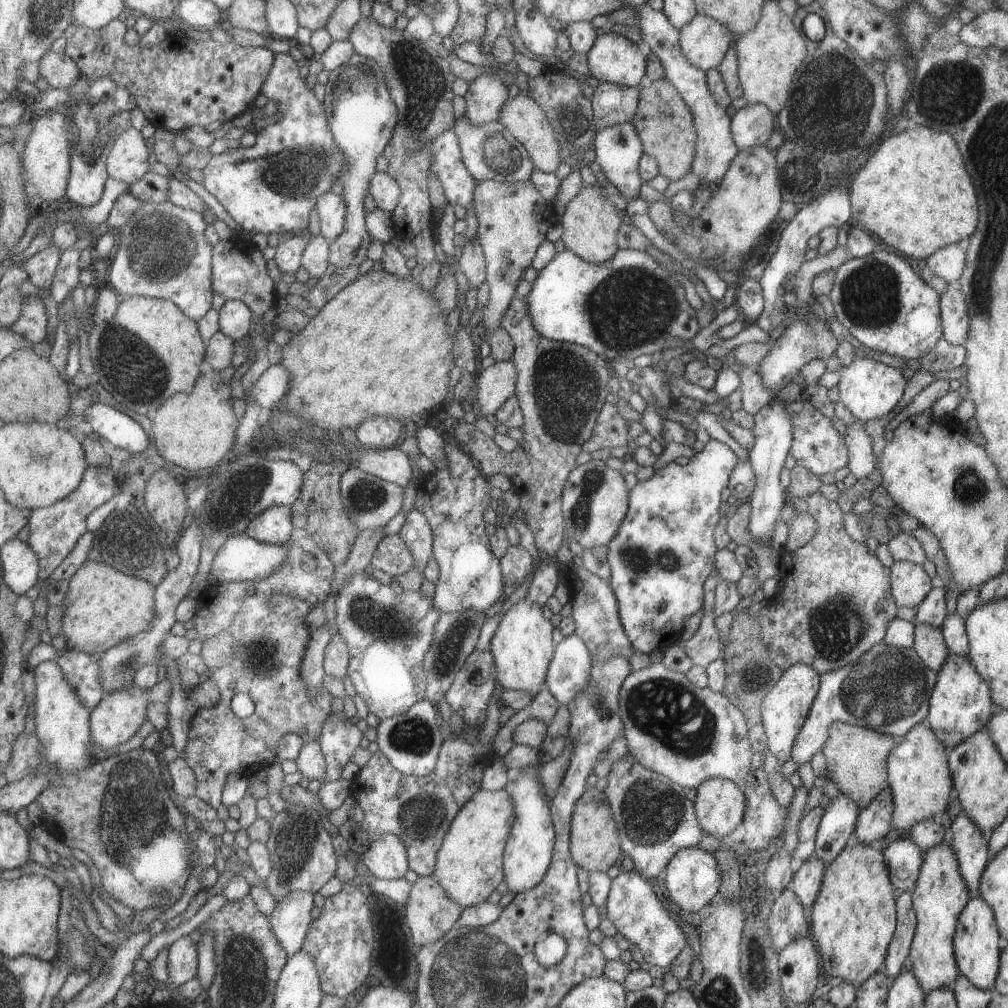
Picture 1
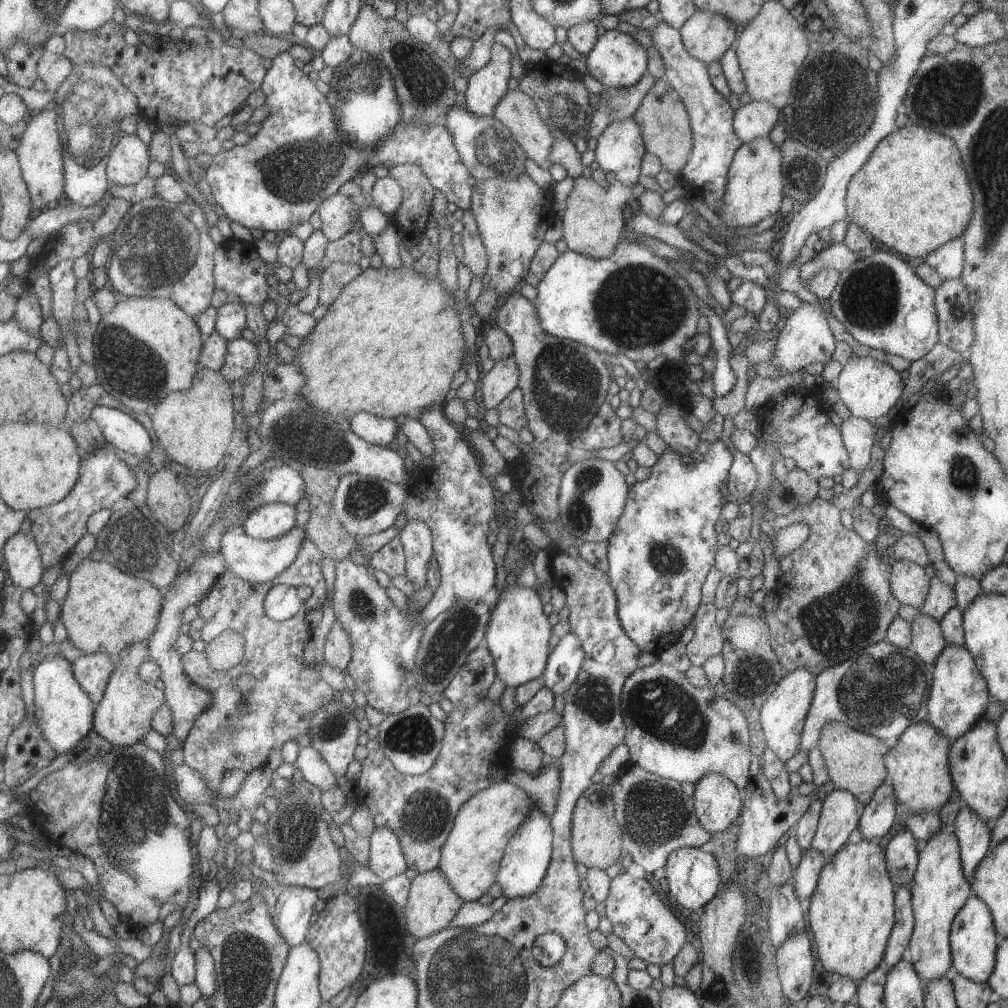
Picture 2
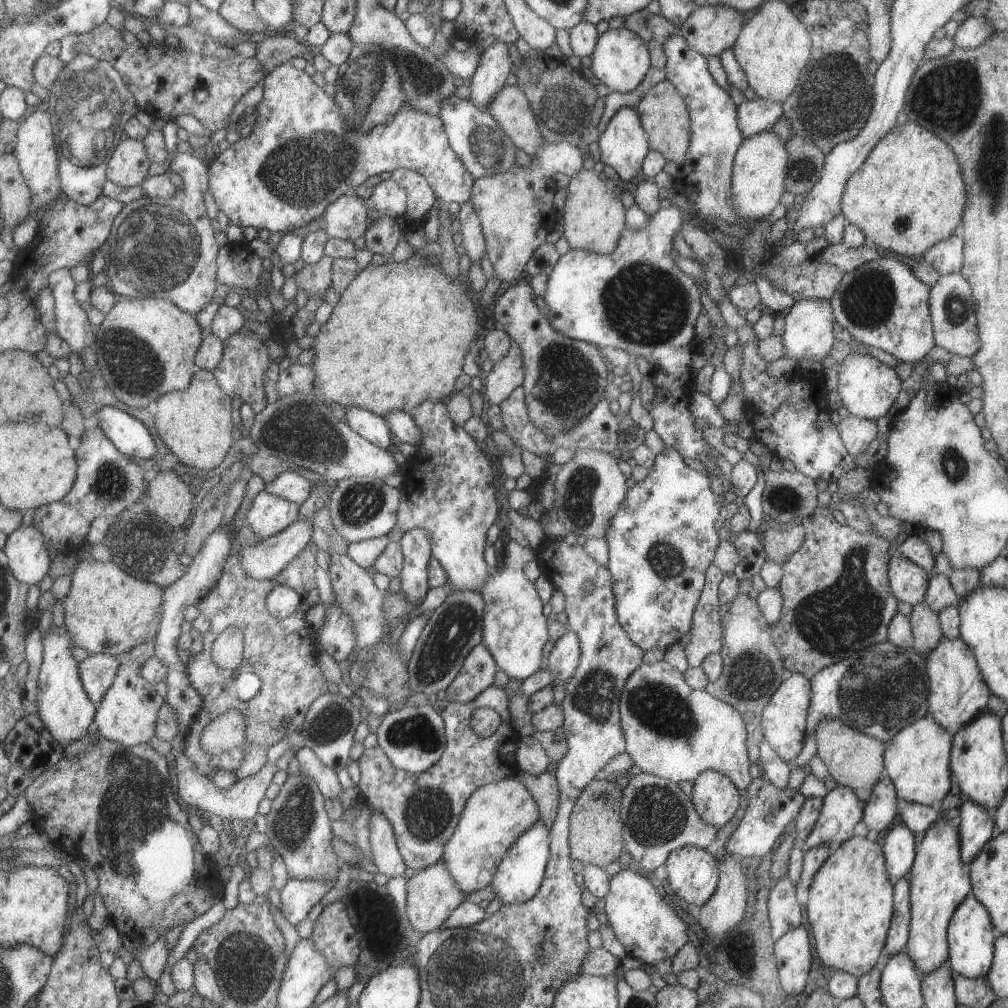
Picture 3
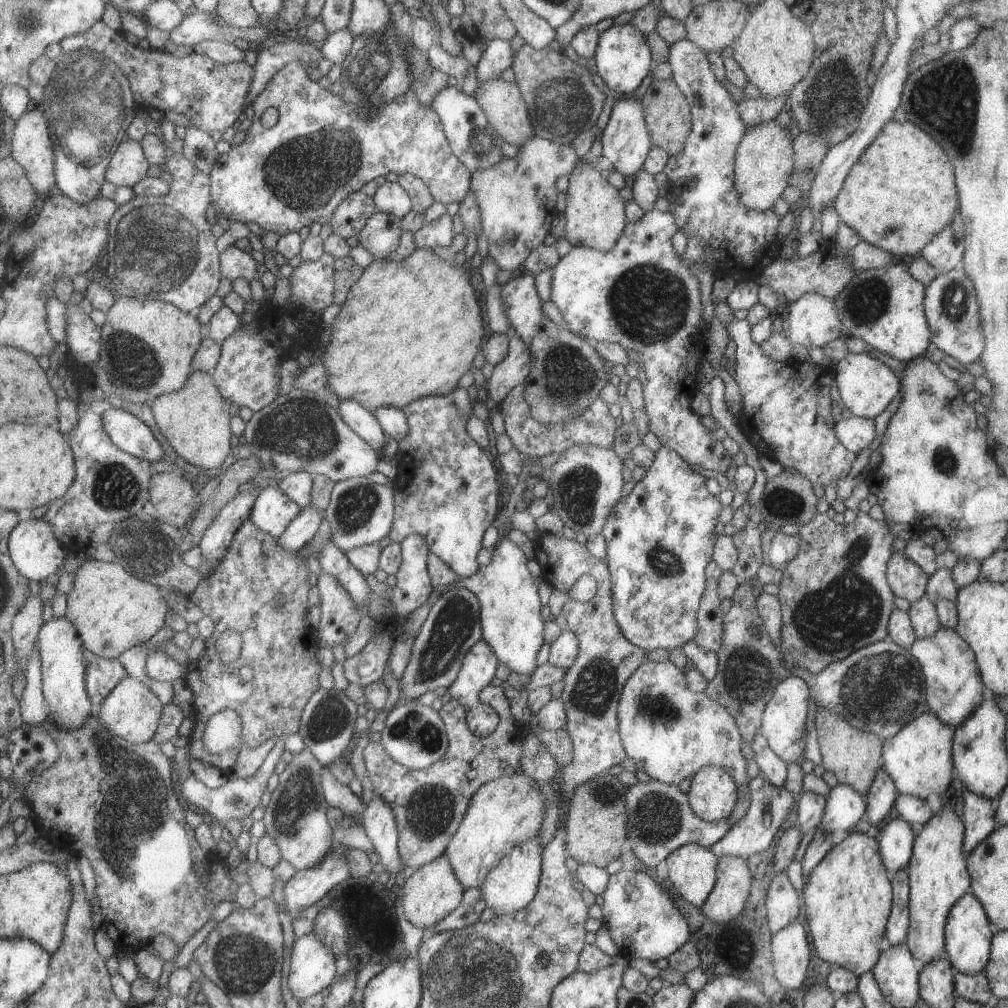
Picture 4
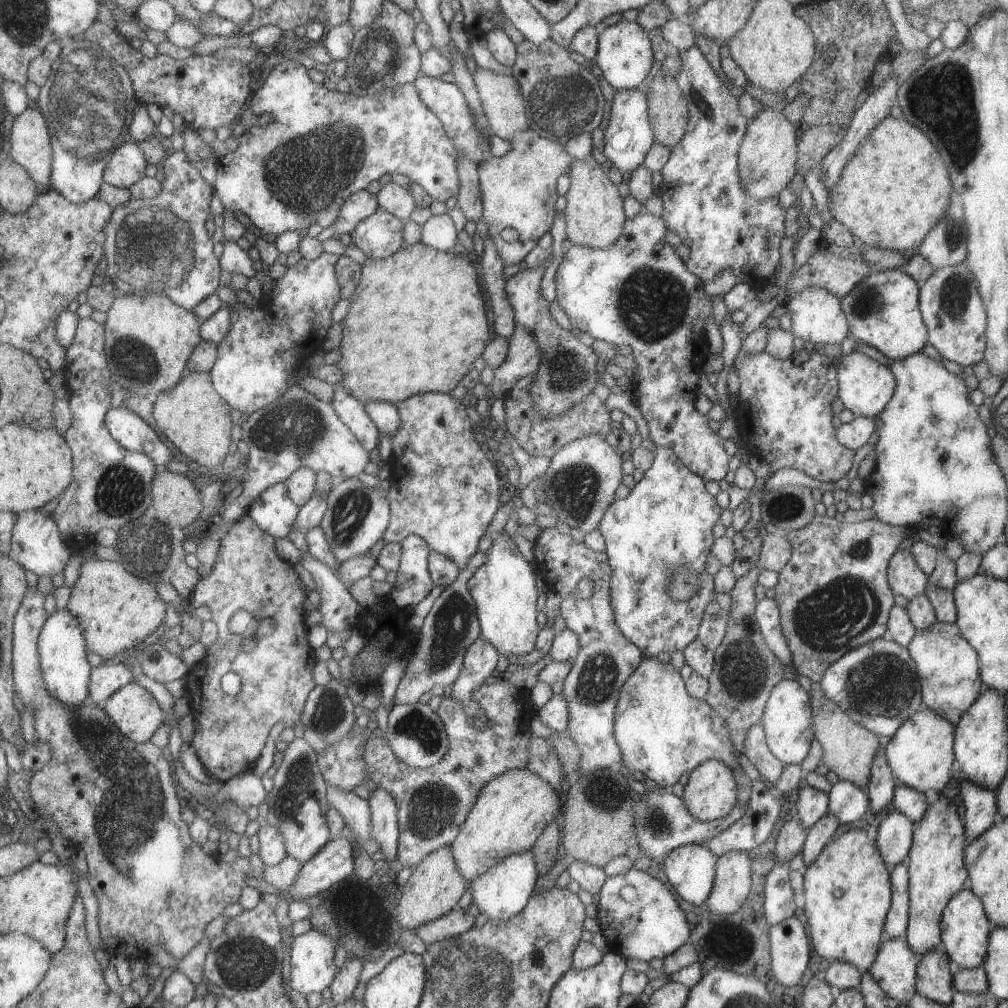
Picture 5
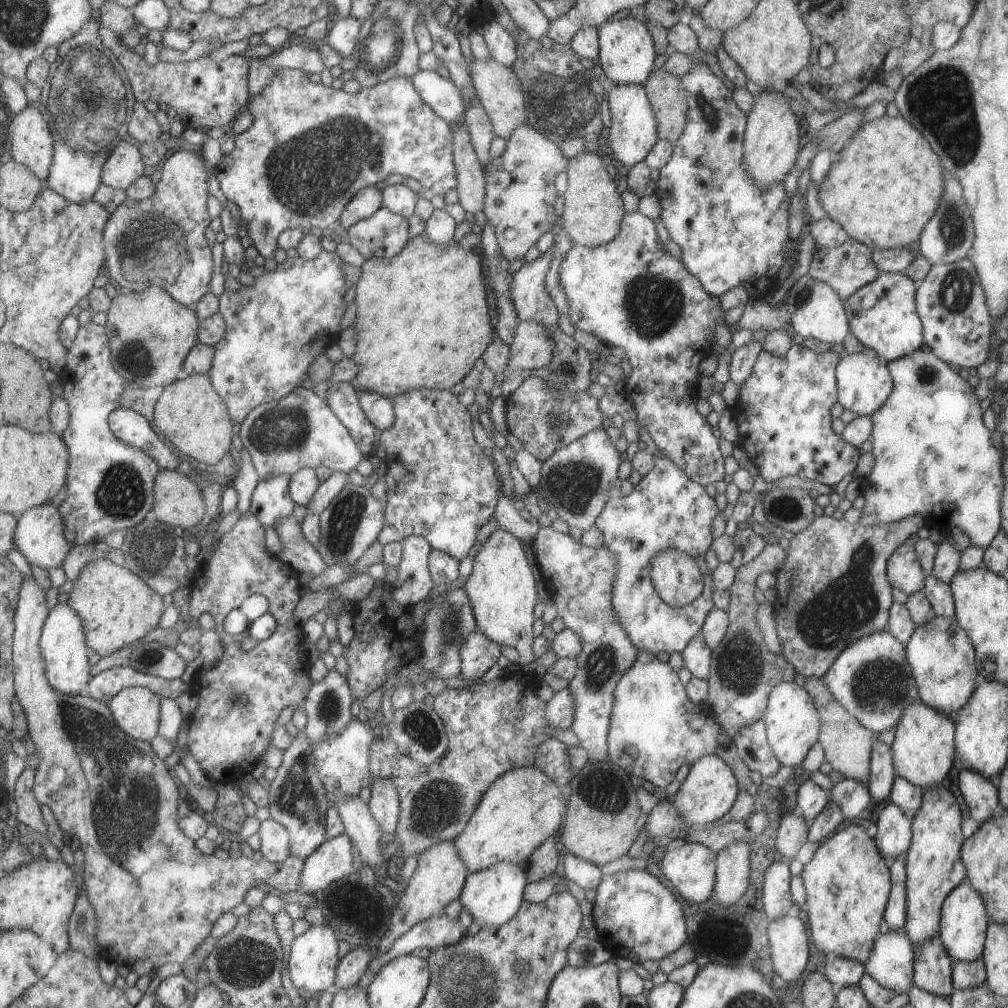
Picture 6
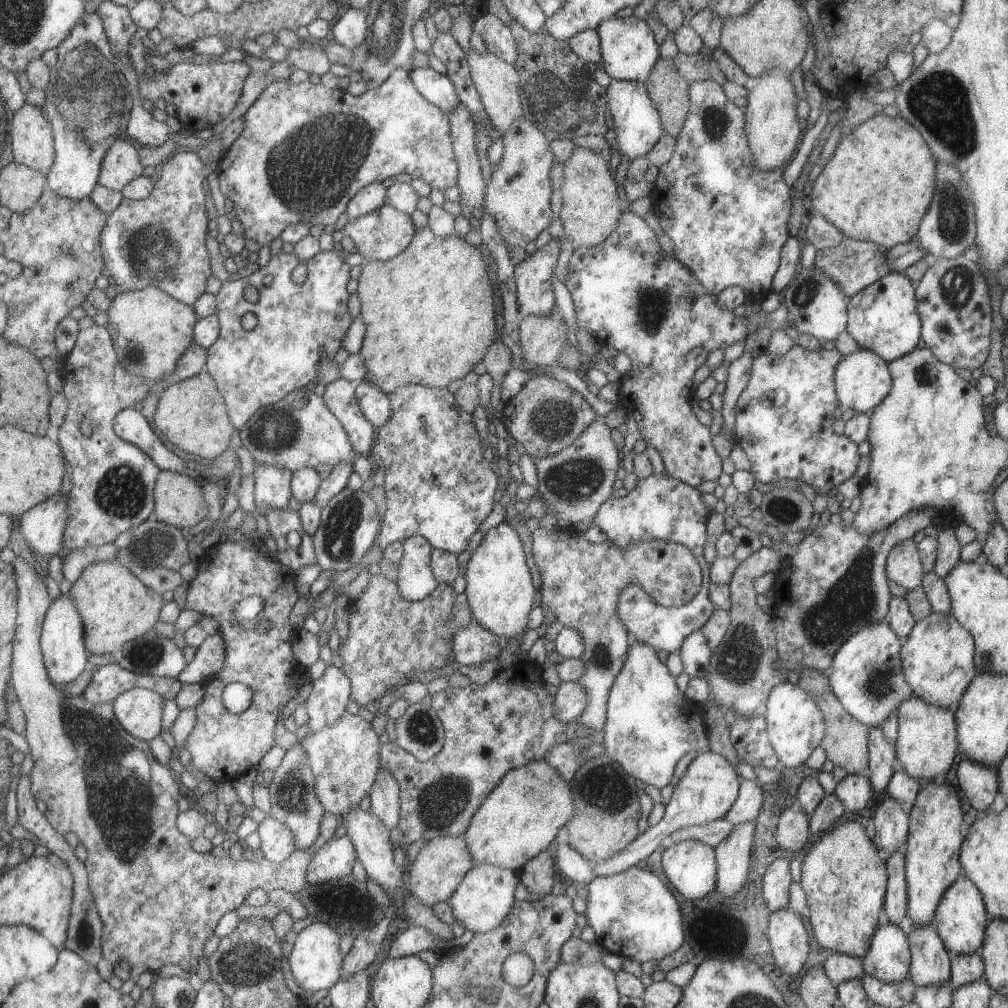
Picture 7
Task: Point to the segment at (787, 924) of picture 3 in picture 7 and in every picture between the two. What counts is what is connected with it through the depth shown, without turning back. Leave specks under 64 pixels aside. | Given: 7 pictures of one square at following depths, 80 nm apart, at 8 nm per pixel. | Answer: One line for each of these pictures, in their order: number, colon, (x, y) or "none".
4: (782, 904)
5: (778, 905)
6: (776, 899)
7: (775, 881)

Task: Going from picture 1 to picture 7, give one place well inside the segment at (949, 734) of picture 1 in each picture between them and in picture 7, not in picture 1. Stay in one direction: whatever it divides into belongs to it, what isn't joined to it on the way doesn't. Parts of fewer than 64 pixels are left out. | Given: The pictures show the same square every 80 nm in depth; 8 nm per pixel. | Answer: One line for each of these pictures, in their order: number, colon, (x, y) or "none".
2: (958, 698)
3: (957, 693)
4: (953, 687)
5: (947, 666)
6: (942, 659)
7: (938, 664)

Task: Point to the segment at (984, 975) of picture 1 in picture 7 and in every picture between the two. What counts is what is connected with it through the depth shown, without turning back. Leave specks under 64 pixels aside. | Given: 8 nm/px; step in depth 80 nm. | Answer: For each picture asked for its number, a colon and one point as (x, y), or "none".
2: (972, 940)
3: (969, 935)
4: (967, 936)
5: (964, 927)
6: (962, 927)
7: (960, 919)

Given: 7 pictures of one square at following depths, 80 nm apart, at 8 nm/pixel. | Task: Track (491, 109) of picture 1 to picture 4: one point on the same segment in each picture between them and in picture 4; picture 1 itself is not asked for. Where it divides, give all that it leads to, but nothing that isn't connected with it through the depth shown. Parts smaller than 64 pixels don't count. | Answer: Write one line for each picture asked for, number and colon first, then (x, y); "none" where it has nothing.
2: (485, 87)
3: (489, 77)
4: (497, 55)

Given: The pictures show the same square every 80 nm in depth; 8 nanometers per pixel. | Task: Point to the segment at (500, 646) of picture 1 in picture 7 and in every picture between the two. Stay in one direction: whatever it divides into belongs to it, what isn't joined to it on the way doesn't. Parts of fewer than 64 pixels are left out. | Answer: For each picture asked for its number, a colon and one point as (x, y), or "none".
2: (517, 634)
3: (514, 630)
4: (509, 615)
5: (504, 590)
6: (501, 589)
7: (499, 592)

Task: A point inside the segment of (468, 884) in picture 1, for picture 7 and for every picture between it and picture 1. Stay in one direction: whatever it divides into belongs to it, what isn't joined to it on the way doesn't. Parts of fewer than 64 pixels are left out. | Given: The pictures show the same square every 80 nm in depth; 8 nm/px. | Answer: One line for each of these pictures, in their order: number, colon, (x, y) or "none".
2: (470, 857)
3: (494, 816)
4: (503, 812)
5: (511, 810)
6: (521, 808)
7: (520, 817)

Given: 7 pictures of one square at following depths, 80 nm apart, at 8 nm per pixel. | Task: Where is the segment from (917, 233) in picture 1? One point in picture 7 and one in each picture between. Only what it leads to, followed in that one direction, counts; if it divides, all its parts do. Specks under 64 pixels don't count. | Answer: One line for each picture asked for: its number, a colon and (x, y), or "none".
2: (912, 195)
3: (908, 195)
4: (900, 192)
5: (894, 188)
6: (884, 185)
7: (877, 185)

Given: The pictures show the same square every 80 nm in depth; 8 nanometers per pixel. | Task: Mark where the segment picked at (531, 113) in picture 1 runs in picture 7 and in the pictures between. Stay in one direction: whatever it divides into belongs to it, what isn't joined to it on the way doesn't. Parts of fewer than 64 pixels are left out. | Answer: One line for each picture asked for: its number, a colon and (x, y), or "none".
2: (516, 111)
3: (509, 107)
4: (506, 111)
5: (501, 101)
6: (497, 88)
7: (497, 83)

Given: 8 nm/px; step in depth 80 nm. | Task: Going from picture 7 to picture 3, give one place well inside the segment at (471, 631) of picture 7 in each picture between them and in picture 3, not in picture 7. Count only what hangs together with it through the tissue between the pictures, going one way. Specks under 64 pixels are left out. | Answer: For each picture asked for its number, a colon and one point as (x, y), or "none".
3: (476, 674)
4: (479, 664)
5: (480, 659)
6: (477, 653)

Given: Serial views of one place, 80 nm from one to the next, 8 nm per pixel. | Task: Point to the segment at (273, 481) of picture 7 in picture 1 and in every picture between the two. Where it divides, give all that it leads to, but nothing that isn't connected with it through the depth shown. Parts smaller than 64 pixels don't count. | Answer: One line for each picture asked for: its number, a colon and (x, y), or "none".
1: (275, 526)
2: (271, 521)
3: (269, 515)
4: (274, 511)
5: (275, 511)
6: (271, 501)

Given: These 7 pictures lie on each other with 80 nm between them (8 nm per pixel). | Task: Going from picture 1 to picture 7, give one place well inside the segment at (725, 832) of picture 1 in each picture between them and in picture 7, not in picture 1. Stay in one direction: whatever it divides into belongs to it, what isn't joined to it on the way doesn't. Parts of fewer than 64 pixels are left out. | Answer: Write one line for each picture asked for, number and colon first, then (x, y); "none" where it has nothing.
2: (717, 802)
3: (715, 799)
4: (712, 794)
5: (710, 793)
6: (709, 790)
7: (707, 789)

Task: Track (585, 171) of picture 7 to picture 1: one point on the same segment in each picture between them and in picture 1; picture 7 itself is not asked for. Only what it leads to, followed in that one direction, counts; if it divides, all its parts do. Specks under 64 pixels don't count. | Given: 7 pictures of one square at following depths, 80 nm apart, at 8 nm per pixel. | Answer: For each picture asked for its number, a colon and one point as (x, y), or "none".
1: (590, 222)
2: (591, 227)
3: (593, 219)
4: (594, 216)
5: (594, 216)
6: (592, 212)

